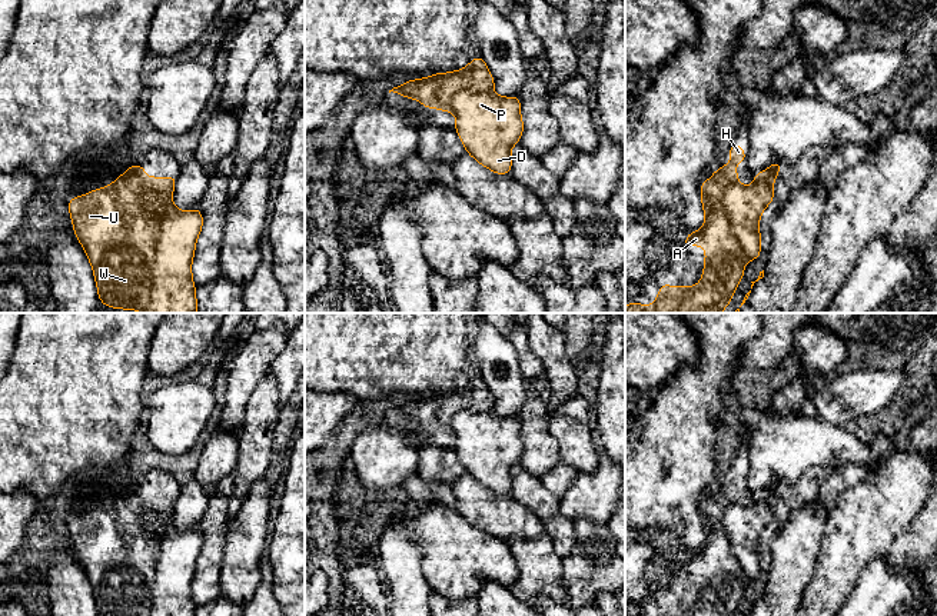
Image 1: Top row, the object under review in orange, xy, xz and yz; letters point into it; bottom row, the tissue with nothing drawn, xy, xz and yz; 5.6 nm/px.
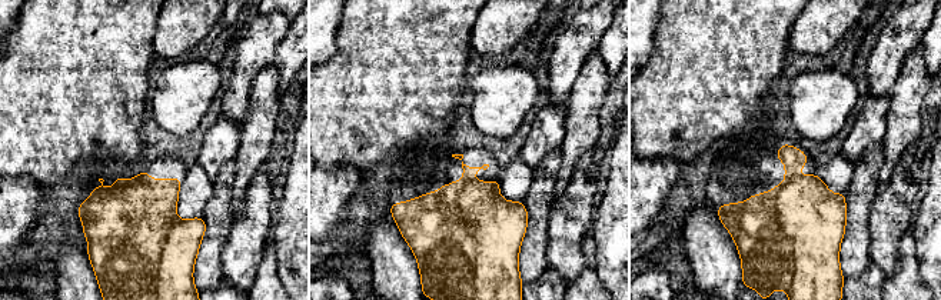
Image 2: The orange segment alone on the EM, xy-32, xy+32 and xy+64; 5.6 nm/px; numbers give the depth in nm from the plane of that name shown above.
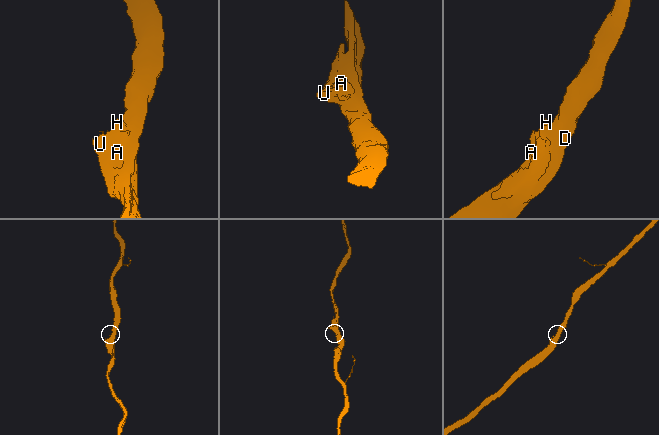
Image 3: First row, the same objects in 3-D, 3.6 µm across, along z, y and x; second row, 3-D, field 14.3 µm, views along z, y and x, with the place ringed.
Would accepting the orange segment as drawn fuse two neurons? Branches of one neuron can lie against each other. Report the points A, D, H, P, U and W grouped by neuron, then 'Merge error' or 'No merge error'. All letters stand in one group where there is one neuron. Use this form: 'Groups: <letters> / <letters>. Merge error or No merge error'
Groups: A H U W / D P. Merge error

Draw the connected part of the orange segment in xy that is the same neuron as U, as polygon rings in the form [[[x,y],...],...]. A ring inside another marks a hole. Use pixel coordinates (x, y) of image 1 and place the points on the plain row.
[[[134,483],[110,506],[94,509],[80,517],[69,519],[69,532],[74,556],[84,567],[87,579],[90,580],[99,616],[150,616],[150,587],[154,577],[154,565],[159,550],[159,526],[165,520],[172,519],[176,500],[177,497],[147,497],[144,489]],[[146,509],[153,512],[153,529],[146,529],[140,523],[140,515]]]

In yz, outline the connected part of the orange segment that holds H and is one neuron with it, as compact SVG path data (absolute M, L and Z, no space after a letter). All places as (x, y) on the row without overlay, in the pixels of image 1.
M732 463L731 482L712 493L701 506L701 520L705 533L704 546L682 562L684 566L704 566L704 593L697 606L669 607L665 602L658 616L732 616L744 597L744 576L731 550L722 515L730 503L738 503L735 486L745 480L745 472Z

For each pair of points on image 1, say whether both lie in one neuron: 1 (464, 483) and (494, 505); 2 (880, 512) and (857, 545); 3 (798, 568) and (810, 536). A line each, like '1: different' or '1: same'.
1: same
2: same
3: same

